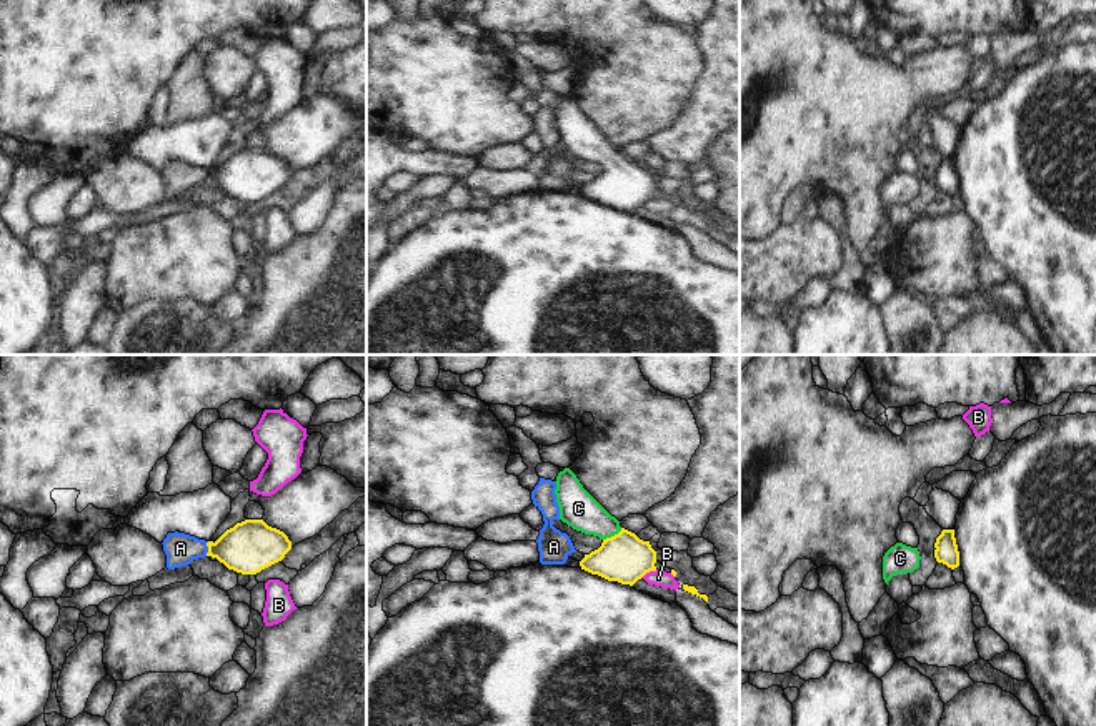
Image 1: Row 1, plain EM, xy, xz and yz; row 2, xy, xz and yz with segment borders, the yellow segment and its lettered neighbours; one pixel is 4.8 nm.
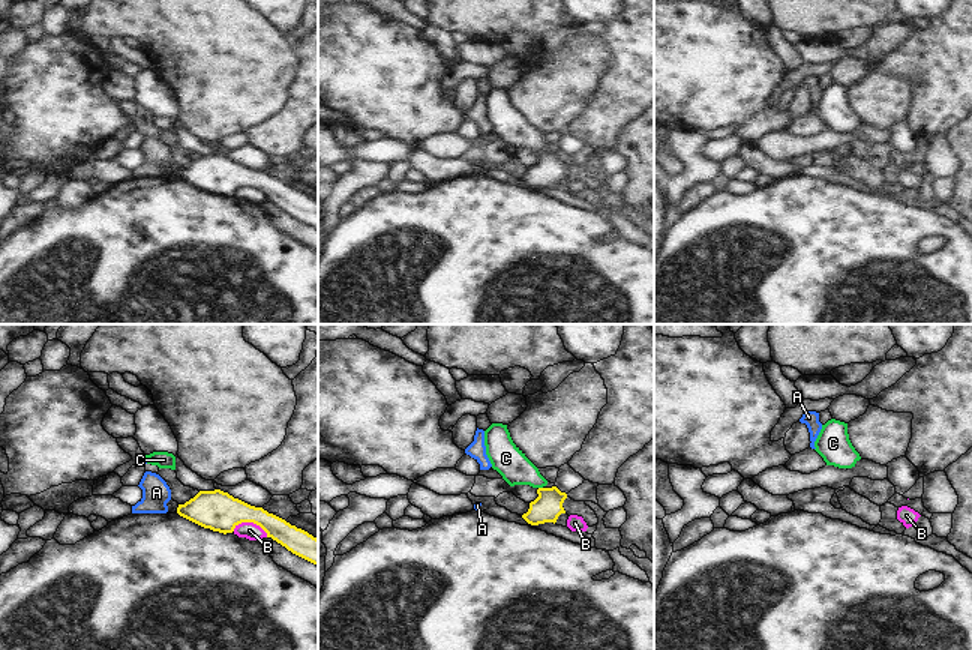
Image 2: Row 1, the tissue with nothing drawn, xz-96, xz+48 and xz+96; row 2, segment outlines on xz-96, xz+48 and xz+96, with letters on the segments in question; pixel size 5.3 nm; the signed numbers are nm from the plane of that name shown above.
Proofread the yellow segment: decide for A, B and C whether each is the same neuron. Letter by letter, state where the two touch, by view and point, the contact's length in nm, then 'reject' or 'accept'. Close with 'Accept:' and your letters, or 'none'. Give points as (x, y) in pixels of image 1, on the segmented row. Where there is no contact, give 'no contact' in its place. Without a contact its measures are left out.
A: contact xy (209, 548); length 70 nm; reject
B: contact xz (648, 571); length 90 nm; reject
C: contact xz (612, 537); length 110 nm; accept
Accept: C

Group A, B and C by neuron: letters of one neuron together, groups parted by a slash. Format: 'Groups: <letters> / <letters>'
Groups: A / B / C.

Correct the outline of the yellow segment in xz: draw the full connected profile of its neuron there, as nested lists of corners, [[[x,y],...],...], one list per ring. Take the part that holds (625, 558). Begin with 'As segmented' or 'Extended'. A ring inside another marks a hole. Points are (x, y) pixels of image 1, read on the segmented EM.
Extended. [[[570,468],[560,471],[555,483],[560,520],[603,541],[598,549],[585,554],[580,561],[581,569],[630,586],[646,573],[656,571],[656,551],[650,541],[621,528],[620,521],[583,488]]]

